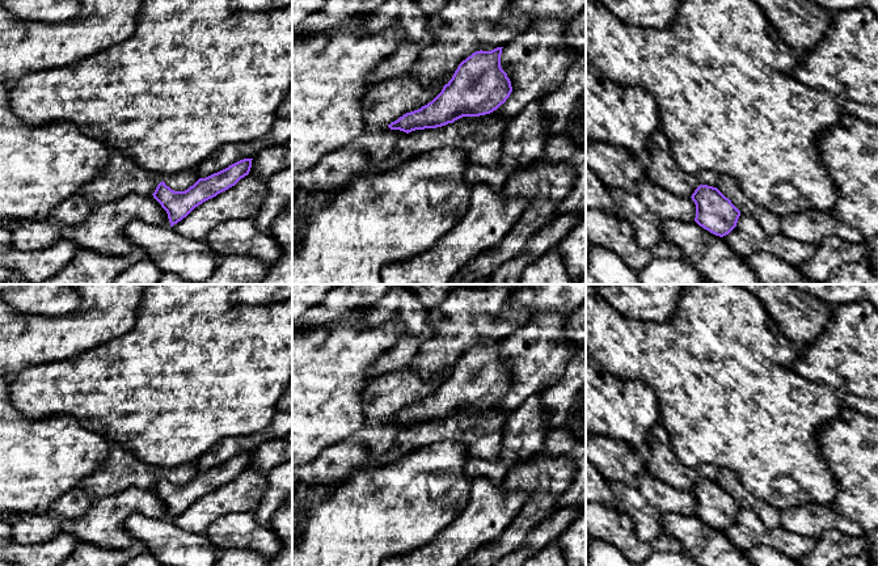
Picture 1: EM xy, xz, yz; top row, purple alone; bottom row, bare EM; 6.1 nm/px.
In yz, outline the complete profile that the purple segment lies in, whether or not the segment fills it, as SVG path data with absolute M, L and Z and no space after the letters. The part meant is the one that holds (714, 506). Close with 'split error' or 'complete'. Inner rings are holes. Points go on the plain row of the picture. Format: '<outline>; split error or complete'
M700 478L691 491L696 498L695 515L704 523L723 531L736 520L740 504L717 481Z; complete

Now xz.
M502 342L473 346L459 358L452 372L431 396L404 407L388 421L409 427L497 404L512 385L511 375L501 360Z; complete

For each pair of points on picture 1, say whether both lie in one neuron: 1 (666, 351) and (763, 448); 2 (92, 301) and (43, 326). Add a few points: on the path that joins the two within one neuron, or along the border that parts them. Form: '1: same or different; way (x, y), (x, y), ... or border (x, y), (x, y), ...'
1: same; way (689, 375), (739, 425)
2: same; way (81, 313), (68, 326), (55, 326)

